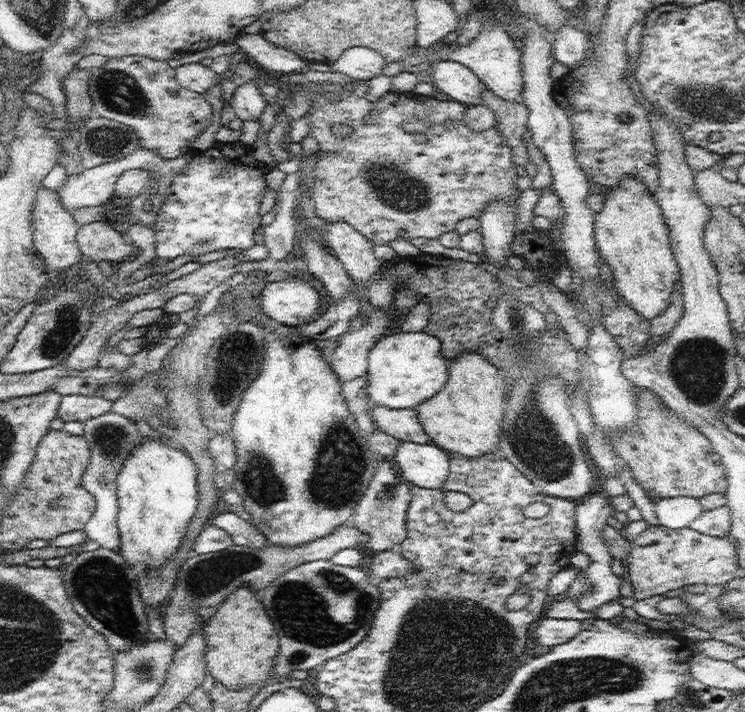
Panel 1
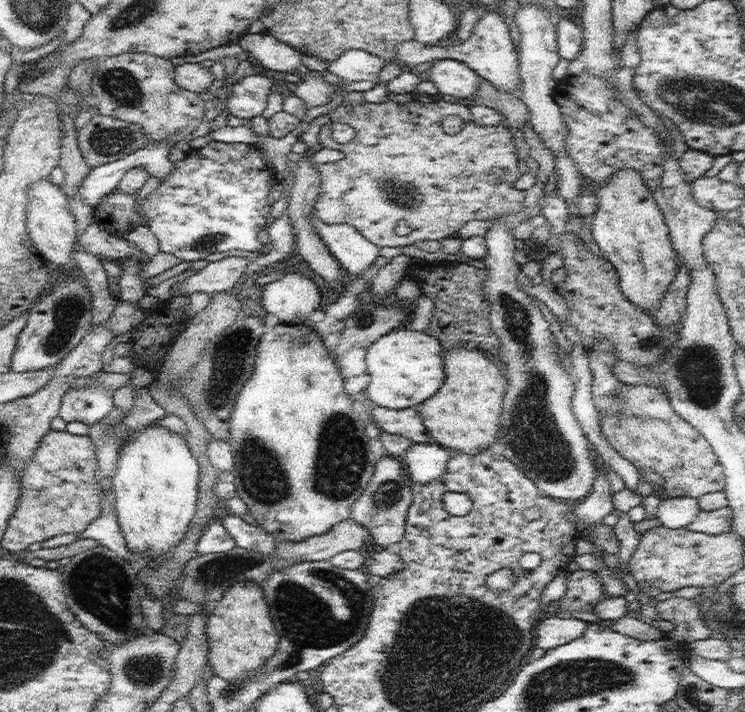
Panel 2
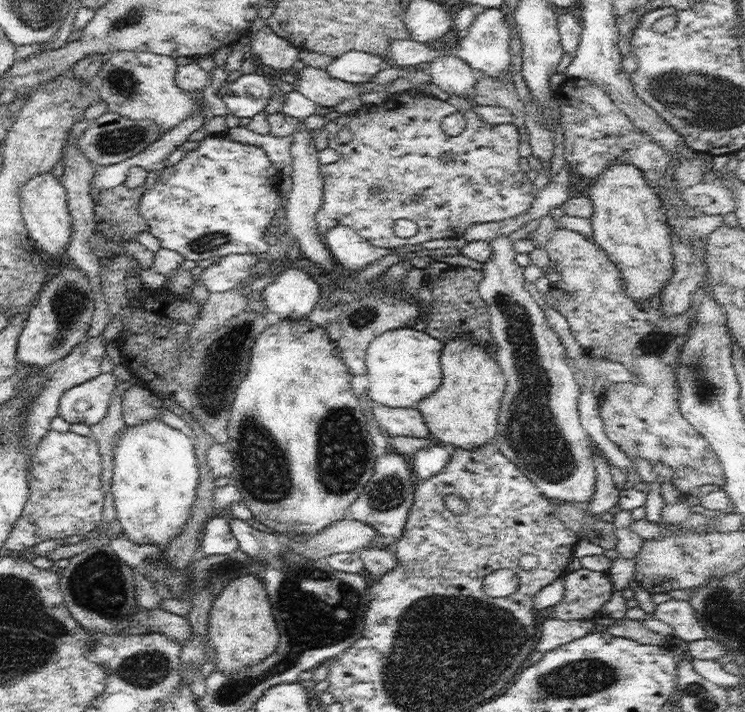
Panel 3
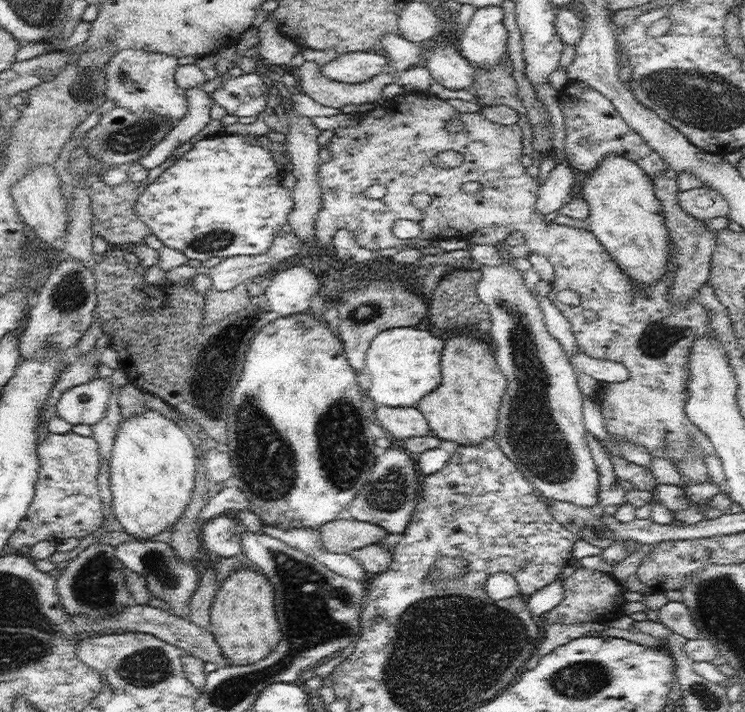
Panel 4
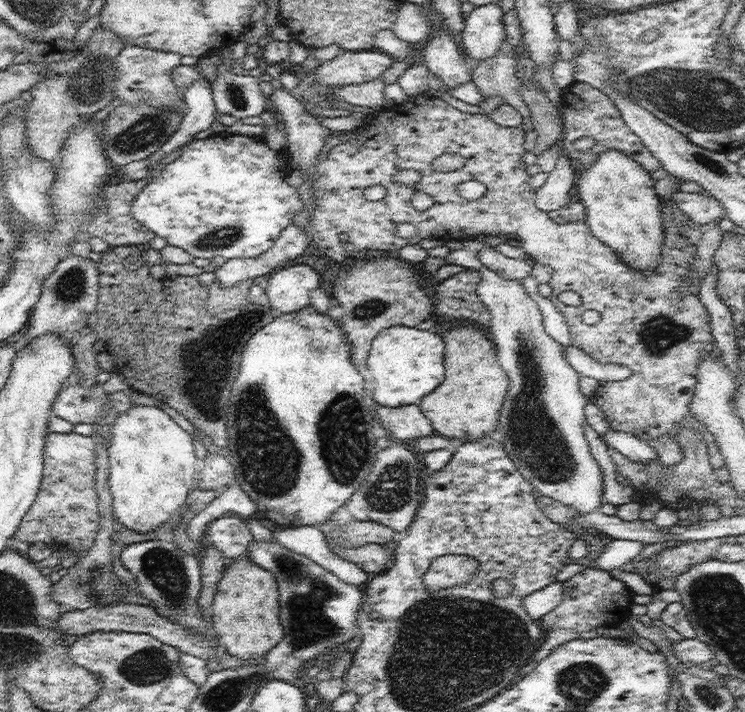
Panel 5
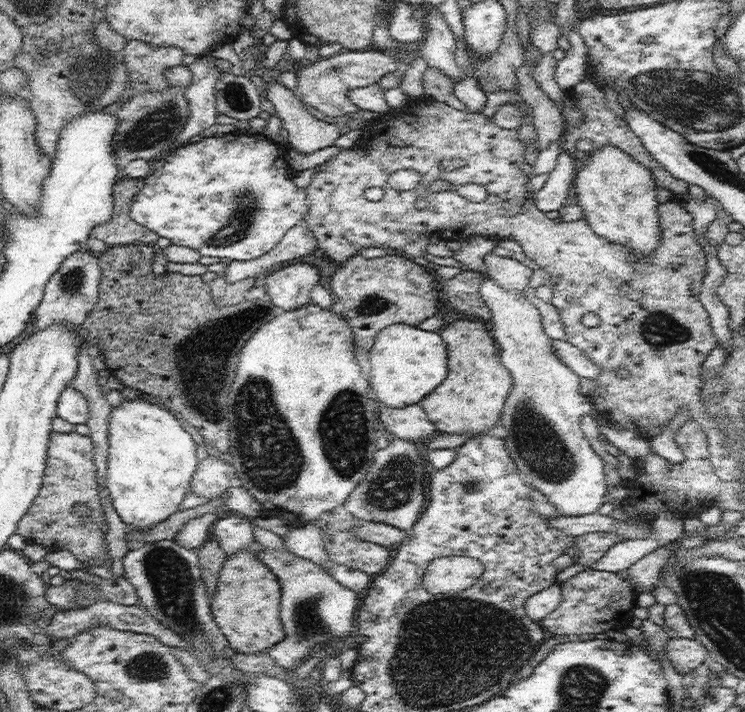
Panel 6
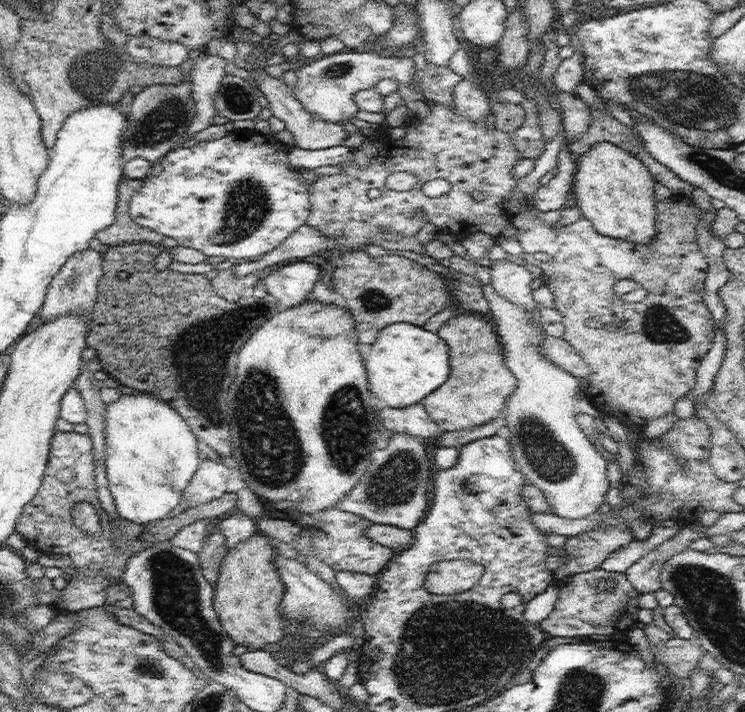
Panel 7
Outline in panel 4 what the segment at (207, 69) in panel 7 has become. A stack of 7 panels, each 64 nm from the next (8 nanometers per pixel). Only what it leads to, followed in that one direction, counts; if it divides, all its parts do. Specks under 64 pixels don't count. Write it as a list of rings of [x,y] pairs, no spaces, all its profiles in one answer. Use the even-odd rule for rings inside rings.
[[[202,85],[186,89],[185,94],[188,99],[186,116],[174,124],[170,133],[161,142],[137,160],[146,170],[160,166],[178,146],[188,143],[210,122],[212,98],[202,90]]]

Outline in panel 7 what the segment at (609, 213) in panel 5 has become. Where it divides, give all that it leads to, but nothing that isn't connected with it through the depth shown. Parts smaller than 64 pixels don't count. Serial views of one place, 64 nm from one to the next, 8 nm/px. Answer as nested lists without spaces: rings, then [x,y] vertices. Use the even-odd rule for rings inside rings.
[[[602,142],[592,146],[586,154],[575,157],[577,162],[574,173],[573,192],[576,194],[577,205],[581,209],[582,216],[592,222],[592,226],[600,234],[610,238],[624,238],[634,244],[650,244],[654,236],[658,234],[656,224],[656,180],[648,171],[648,168],[628,150],[624,150],[610,142]]]

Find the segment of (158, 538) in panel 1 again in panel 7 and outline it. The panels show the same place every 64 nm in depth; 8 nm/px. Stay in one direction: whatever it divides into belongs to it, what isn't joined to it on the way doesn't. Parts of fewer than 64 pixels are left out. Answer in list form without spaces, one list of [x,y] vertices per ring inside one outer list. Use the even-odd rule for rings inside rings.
[[[150,392],[144,393],[137,396],[122,395],[121,398],[107,406],[106,418],[104,418],[106,427],[106,461],[105,470],[107,473],[107,480],[109,483],[109,489],[113,496],[117,513],[130,522],[138,524],[149,524],[154,520],[160,520],[167,514],[172,512],[172,509],[182,501],[182,494],[184,489],[190,484],[190,479],[194,477],[194,474],[198,471],[201,461],[199,459],[199,452],[197,446],[197,436],[192,432],[192,428],[188,426],[188,422],[182,418],[181,414],[178,414],[176,410],[173,410],[170,406],[162,401],[158,401]]]

